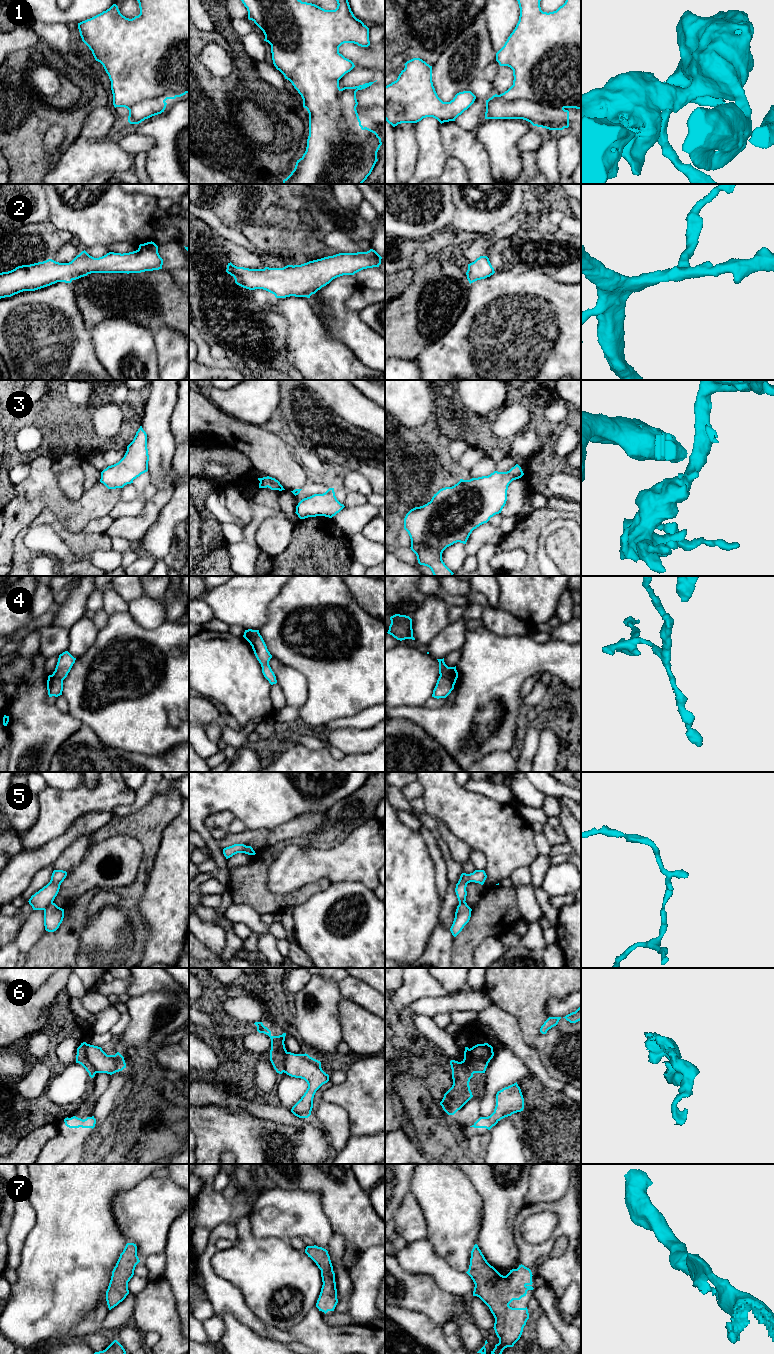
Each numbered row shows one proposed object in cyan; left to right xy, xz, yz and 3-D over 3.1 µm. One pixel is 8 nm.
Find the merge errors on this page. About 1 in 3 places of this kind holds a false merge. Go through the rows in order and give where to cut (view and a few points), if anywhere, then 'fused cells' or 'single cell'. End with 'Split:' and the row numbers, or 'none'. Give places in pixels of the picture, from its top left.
1: no cut; single cell
2: no cut; single cell
3: no cut; single cell
4: cut in yz along (440, 675), (448, 678), (454, 684); fused cells
5: cut in xy along (52, 902), (43, 909); fused cells
6: cut in xy along (85, 1043), (87, 1061), (97, 1072); fused cells
7: no cut; single cell
Split: 4, 5, 6

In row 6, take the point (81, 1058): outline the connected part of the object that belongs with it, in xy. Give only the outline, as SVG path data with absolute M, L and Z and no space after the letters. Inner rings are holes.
M83 1042L77 1048L76 1063L81 1064L86 1069L86 1071L89 1073L89 1076L93 1078L97 1072L88 1062L88 1059L85 1055L85 1044L86 1042Z

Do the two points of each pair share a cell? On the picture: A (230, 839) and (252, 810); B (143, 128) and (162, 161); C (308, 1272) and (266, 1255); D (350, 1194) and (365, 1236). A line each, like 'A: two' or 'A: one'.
A: two
B: one
C: one
D: one

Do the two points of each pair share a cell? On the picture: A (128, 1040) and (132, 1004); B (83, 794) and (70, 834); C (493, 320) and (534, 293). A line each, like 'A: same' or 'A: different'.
A: same
B: different
C: same

